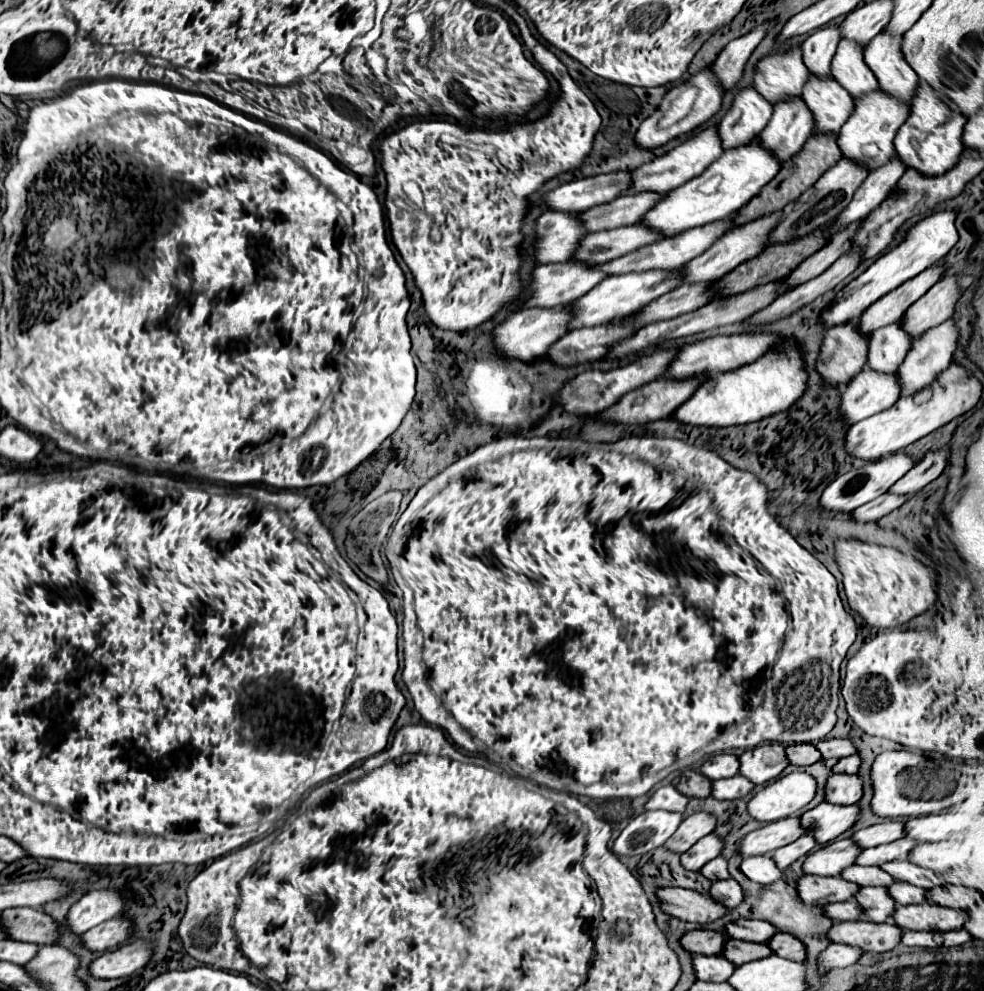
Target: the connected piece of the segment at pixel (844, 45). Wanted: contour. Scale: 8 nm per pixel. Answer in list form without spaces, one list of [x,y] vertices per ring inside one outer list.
[[[841,42],[831,64],[833,78],[849,92],[853,100],[877,90],[877,78],[863,62],[863,52],[853,42]]]

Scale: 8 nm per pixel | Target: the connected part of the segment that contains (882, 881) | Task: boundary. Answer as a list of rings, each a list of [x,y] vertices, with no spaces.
[[[847,866],[839,878],[847,882],[855,882],[857,886],[889,886],[893,884],[893,878],[885,874],[881,868],[867,868],[867,866]]]

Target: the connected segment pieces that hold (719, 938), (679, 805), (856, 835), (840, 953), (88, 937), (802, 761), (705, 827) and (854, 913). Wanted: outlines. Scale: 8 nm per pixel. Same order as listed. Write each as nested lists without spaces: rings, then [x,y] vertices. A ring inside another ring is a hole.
[[[691,930],[683,934],[681,946],[691,954],[721,954],[725,936],[713,930]]]
[[[663,786],[663,788],[657,788],[647,804],[645,804],[645,810],[669,810],[669,812],[683,812],[685,806],[687,806],[687,798],[683,794],[679,794],[673,786]]]
[[[901,820],[873,824],[869,828],[855,830],[849,836],[849,840],[853,840],[859,848],[879,846],[879,844],[887,844],[887,842],[893,842],[893,840],[899,840],[899,838],[901,838]]]
[[[829,944],[821,954],[819,954],[819,970],[821,974],[835,970],[835,968],[845,968],[851,966],[859,960],[863,952],[853,948],[853,946],[841,946],[841,944]]]
[[[113,918],[101,922],[97,928],[81,934],[81,944],[91,952],[103,952],[117,944],[123,944],[131,936],[131,922],[127,918]]]
[[[791,744],[785,748],[785,752],[789,758],[789,764],[795,764],[795,766],[809,766],[821,760],[821,754],[813,744],[797,744],[797,746]]]
[[[697,812],[683,820],[685,822],[679,824],[675,834],[663,844],[663,848],[671,850],[671,852],[685,852],[693,842],[697,842],[697,838],[711,834],[715,828],[715,818],[707,812]]]
[[[853,900],[845,902],[835,902],[835,904],[825,904],[823,914],[835,922],[845,922],[845,920],[859,920],[861,918],[861,908]]]

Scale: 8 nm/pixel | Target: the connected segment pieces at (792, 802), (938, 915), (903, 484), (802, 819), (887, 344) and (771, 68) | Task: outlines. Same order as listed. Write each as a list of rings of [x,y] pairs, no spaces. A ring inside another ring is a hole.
[[[805,772],[785,774],[759,788],[747,802],[747,812],[759,822],[787,818],[813,800],[815,788],[815,778]]]
[[[913,904],[913,906],[897,906],[893,912],[893,922],[901,930],[931,930],[931,932],[945,932],[963,928],[965,912],[933,906],[933,904]]]
[[[935,450],[929,452],[921,462],[917,462],[903,478],[899,478],[885,494],[897,494],[897,496],[905,496],[905,494],[915,494],[917,490],[921,490],[925,484],[933,482],[943,468],[949,462],[949,450]]]
[[[821,802],[819,806],[803,812],[799,816],[799,824],[809,830],[807,834],[815,838],[815,842],[825,844],[833,838],[851,830],[857,820],[857,806],[837,806],[829,802]]]
[[[899,322],[887,326],[885,330],[877,330],[877,334],[871,334],[869,338],[867,368],[881,374],[893,374],[897,366],[903,362],[909,348],[911,338],[901,330]]]
[[[801,50],[765,56],[755,70],[755,90],[771,104],[801,96],[809,72],[801,62]]]

